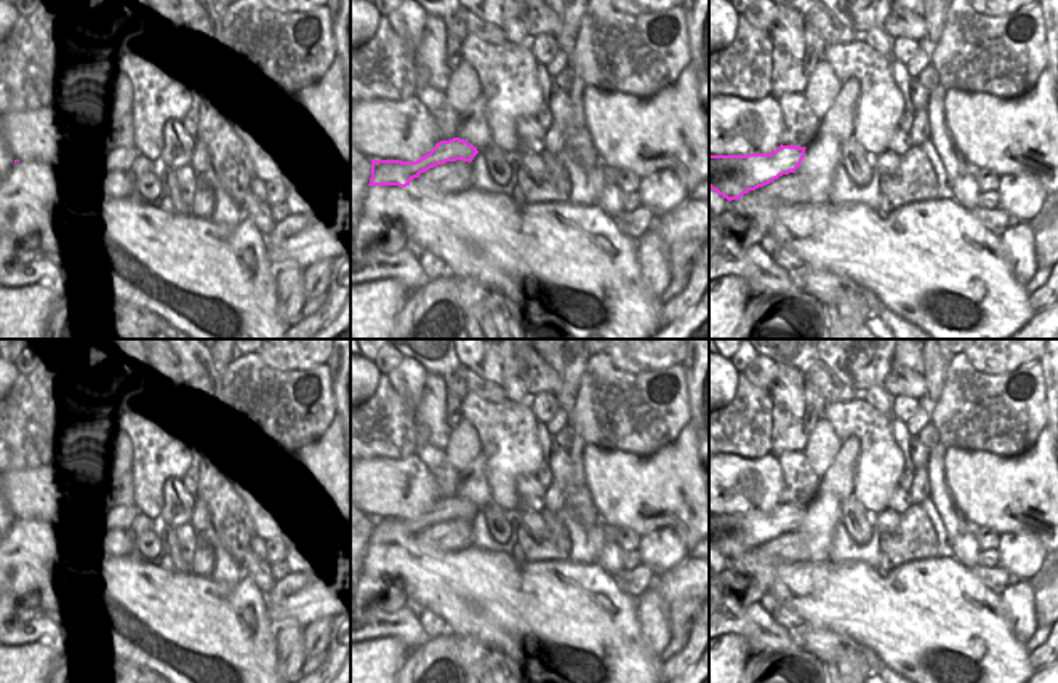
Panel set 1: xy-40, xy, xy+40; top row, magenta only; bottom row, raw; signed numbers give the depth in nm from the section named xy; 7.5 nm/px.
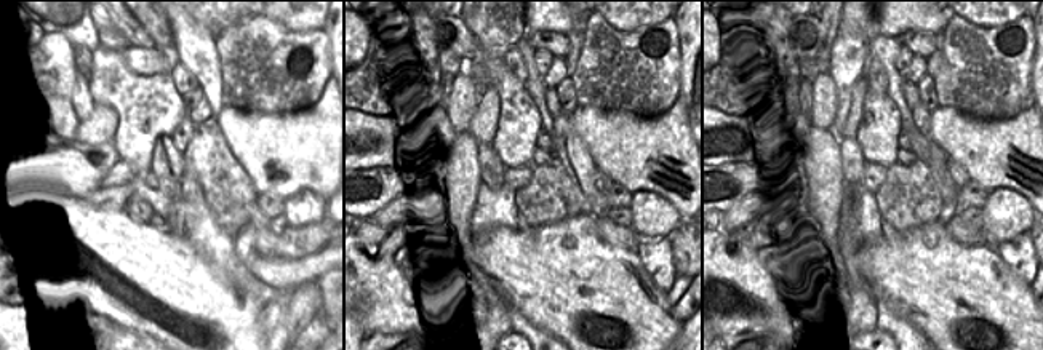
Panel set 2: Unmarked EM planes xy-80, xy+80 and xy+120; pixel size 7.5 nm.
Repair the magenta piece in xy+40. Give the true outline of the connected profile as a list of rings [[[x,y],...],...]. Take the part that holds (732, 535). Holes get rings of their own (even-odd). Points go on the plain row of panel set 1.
[[[779,504],[770,512],[709,513],[709,545],[728,560],[796,531],[807,505]]]

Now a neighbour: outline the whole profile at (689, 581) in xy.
[[[687,558],[677,568],[659,574],[659,593],[667,605],[687,600],[709,601],[709,558]]]

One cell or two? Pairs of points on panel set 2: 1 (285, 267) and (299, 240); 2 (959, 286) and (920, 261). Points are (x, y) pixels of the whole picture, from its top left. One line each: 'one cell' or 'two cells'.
1: two cells
2: one cell

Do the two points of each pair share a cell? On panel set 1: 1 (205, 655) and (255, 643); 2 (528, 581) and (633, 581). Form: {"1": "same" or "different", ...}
{"1": "same", "2": "different"}

